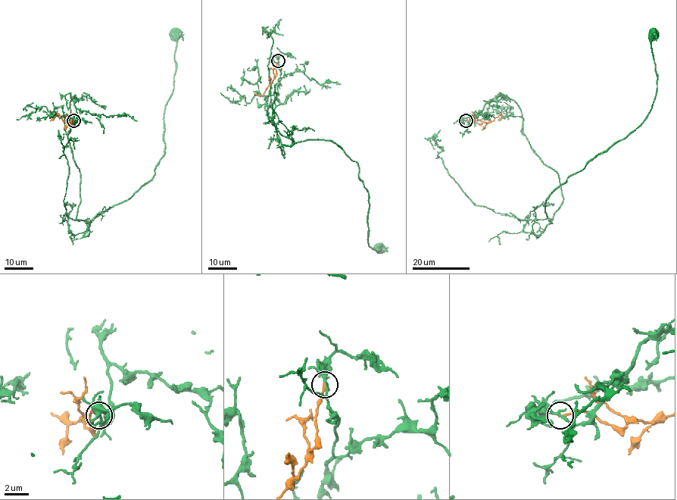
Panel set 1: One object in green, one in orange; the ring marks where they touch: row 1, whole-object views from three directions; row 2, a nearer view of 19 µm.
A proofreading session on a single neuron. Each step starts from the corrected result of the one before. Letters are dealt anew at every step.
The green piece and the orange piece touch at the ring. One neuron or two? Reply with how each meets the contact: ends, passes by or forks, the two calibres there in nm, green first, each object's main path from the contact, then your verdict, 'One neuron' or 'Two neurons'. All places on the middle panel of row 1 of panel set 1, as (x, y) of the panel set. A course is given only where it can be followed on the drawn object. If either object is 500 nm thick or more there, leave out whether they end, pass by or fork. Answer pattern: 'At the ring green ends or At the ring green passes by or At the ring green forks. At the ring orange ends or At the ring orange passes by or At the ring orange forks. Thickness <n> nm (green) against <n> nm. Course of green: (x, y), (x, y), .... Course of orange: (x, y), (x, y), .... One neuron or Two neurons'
At the ring green passes by. At the ring orange ends. Thickness 240 nm (green) against 190 nm. Course of green: (278, 60), (272, 120), (284, 157), (282, 145), (332, 139), (357, 164), (368, 245), (381, 246). Course of orange: (278, 60), (276, 76), (262, 95), (254, 93). Two neurons

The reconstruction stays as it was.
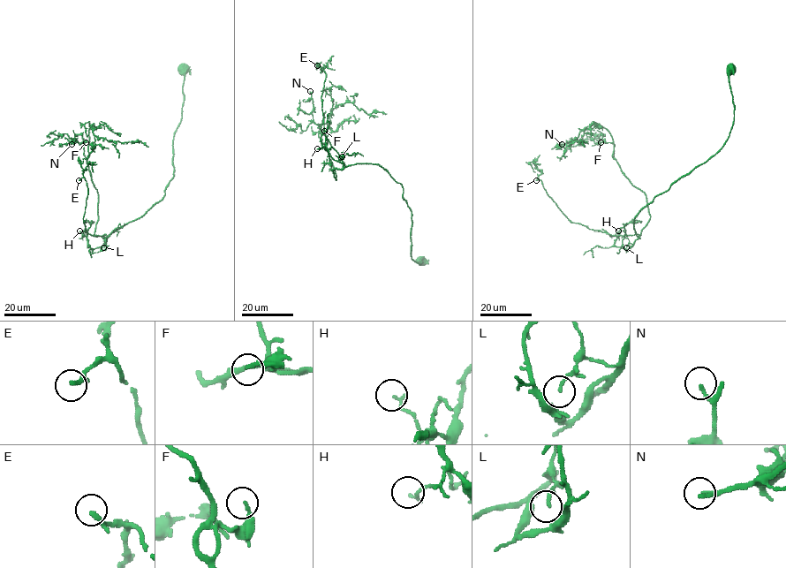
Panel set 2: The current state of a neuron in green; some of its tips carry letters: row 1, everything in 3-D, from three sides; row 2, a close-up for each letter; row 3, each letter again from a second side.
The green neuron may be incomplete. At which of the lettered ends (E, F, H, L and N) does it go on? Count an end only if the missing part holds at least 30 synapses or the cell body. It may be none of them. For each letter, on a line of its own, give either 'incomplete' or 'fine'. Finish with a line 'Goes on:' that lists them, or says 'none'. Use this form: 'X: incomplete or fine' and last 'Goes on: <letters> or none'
E: incomplete
F: fine
H: fine
L: fine
N: incomplete
Goes on: E, N

